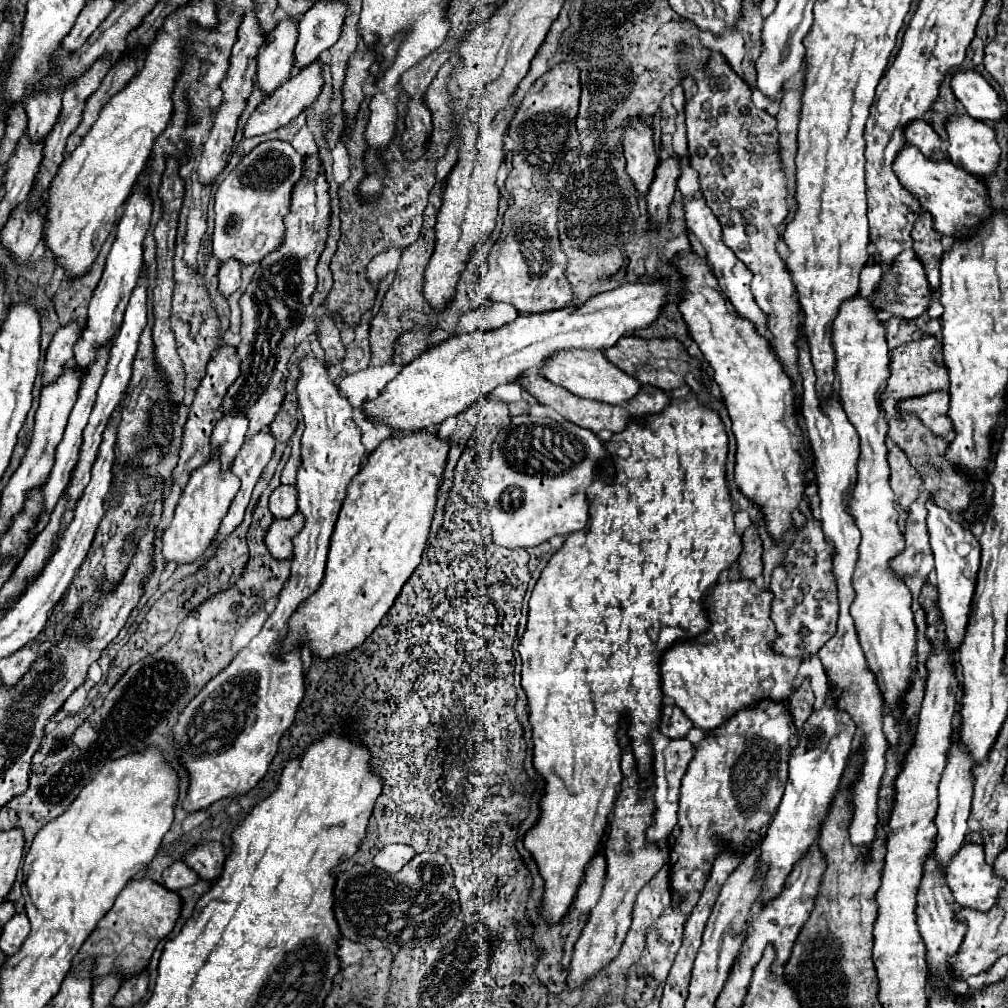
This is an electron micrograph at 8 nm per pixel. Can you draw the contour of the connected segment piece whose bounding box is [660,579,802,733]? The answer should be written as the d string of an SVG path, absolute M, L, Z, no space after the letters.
M738 579L738 581L726 581L718 583L708 593L708 615L710 615L710 627L706 633L696 637L694 641L680 641L674 647L662 655L662 691L664 695L672 697L674 703L688 715L688 719L700 727L704 733L714 731L720 727L726 719L730 719L736 711L754 707L762 699L774 699L786 703L792 695L792 681L798 673L798 667L802 659L798 657L786 657L778 655L772 649L774 639L778 633L774 631L774 623L770 619L770 605L774 601L774 595L770 595L768 589L758 589L752 581Z

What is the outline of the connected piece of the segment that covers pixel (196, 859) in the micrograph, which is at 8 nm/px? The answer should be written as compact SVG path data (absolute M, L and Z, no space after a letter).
M218 841L212 843L200 843L198 847L194 847L186 857L184 857L186 865L190 865L202 879L214 883L220 873L222 867L226 863L226 851L224 845Z

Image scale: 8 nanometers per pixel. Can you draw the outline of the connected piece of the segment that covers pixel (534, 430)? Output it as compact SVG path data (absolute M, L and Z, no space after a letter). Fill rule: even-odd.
M512 417L510 425L496 435L492 455L480 473L480 495L488 507L494 543L510 549L528 549L554 535L568 537L584 529L590 517L586 489L598 475L604 483L614 479L614 465L596 433L566 419Z

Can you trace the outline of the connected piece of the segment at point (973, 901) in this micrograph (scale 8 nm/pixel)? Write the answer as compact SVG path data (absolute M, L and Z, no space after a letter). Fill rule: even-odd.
M964 843L962 851L958 851L954 855L954 859L946 865L946 883L954 893L954 899L960 907L970 907L970 909L978 909L978 911L990 911L994 907L994 903L998 903L998 895L1002 893L1002 887L1006 885L1006 881L996 875L994 867L988 865L984 861L984 851L980 845L974 843Z

